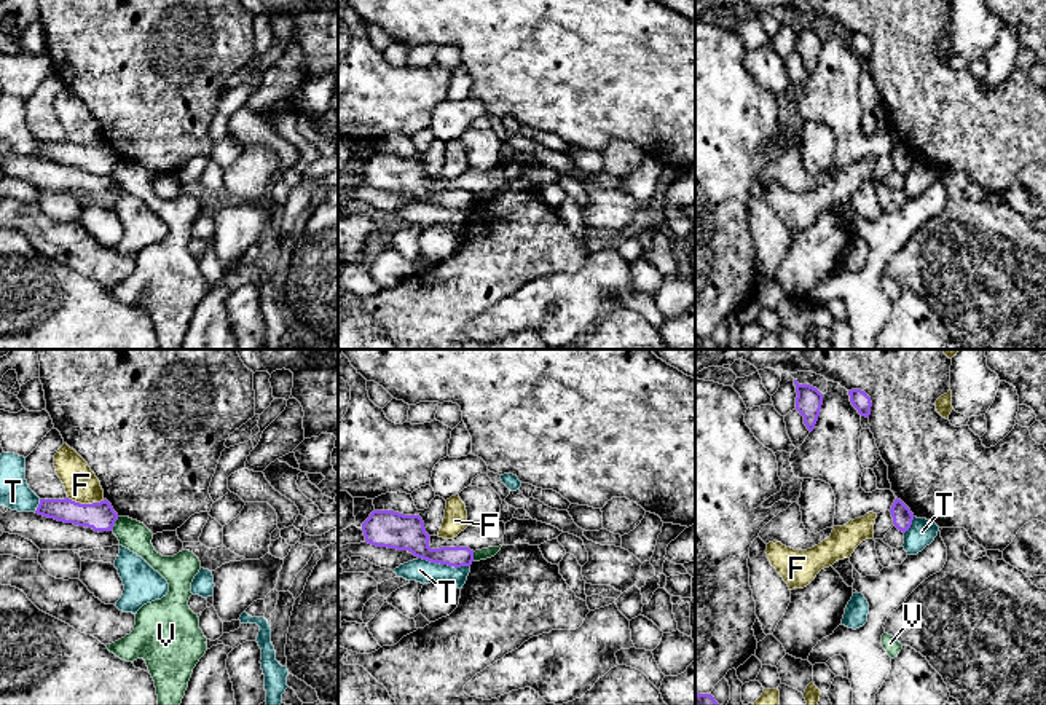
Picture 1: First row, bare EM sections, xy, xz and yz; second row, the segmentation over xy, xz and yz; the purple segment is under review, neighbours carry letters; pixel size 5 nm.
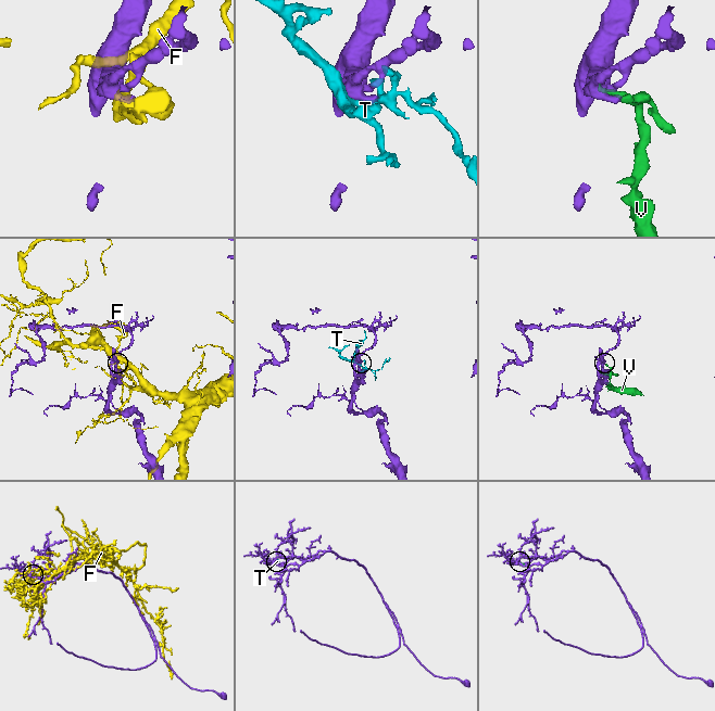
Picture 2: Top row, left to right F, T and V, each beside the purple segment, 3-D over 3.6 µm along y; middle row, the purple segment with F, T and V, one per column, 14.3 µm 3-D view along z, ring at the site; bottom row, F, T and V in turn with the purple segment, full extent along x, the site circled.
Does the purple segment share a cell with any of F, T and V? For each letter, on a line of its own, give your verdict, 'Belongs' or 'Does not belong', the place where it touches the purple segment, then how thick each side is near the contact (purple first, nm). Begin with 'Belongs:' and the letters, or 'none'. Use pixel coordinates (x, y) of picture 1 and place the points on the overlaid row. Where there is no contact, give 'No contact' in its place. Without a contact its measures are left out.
Belongs: none
F: Does not belong. Touches purple at xy (86, 504). Thickness 140 nm (purple) against 170 nm
T: Does not belong. Touches purple at xz (444, 563). Thickness 180 nm (purple) against 120 nm
V: Does not belong. Touches purple at xy (114, 523). Thickness 140 nm (purple) against 150 nm

